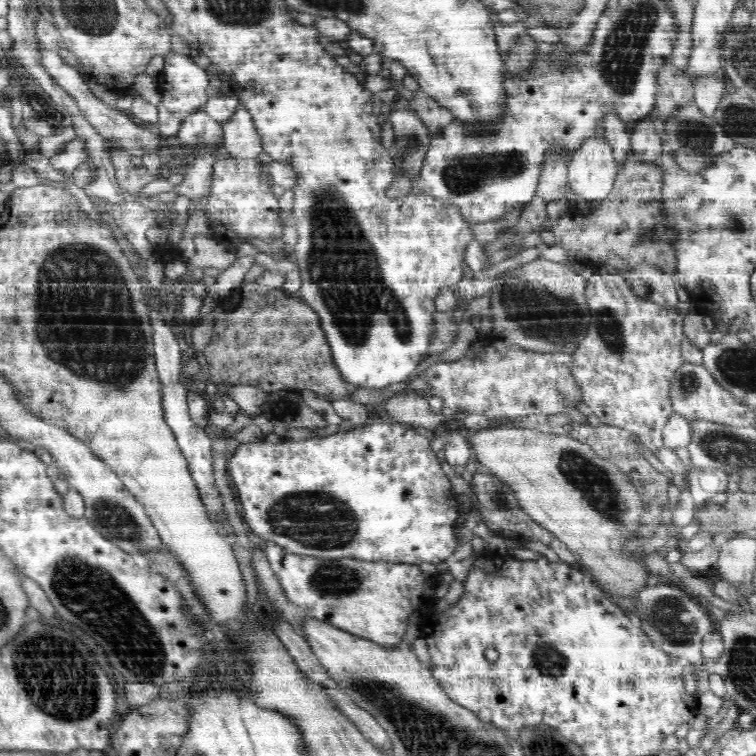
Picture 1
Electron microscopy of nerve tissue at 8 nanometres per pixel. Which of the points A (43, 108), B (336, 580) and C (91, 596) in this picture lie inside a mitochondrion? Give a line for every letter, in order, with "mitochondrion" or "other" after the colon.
A: mitochondrion
B: mitochondrion
C: mitochondrion

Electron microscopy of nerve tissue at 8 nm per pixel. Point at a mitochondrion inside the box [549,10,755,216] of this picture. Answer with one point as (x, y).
(694, 138)

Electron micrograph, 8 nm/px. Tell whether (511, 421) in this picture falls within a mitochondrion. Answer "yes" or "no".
no

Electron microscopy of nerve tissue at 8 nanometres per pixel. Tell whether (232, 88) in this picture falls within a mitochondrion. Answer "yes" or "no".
no

